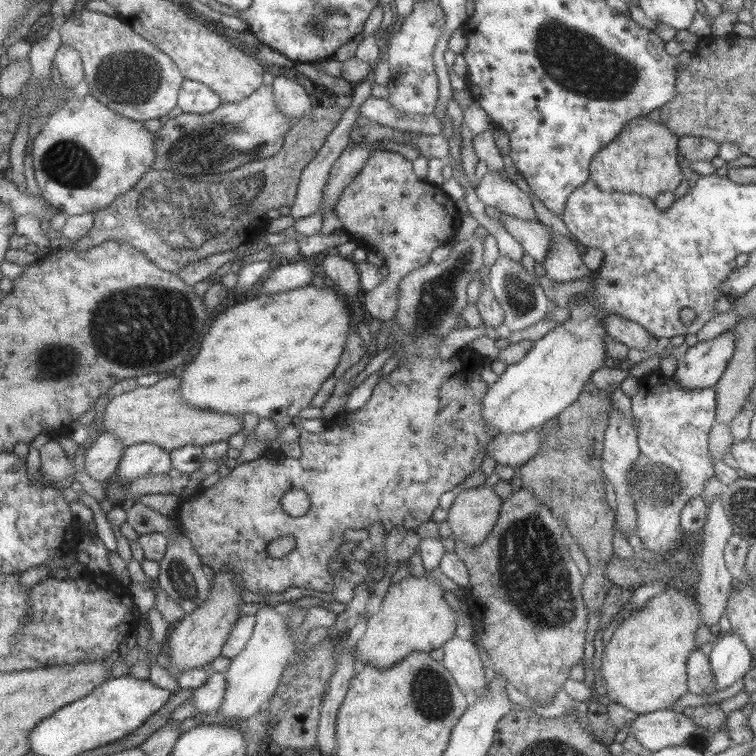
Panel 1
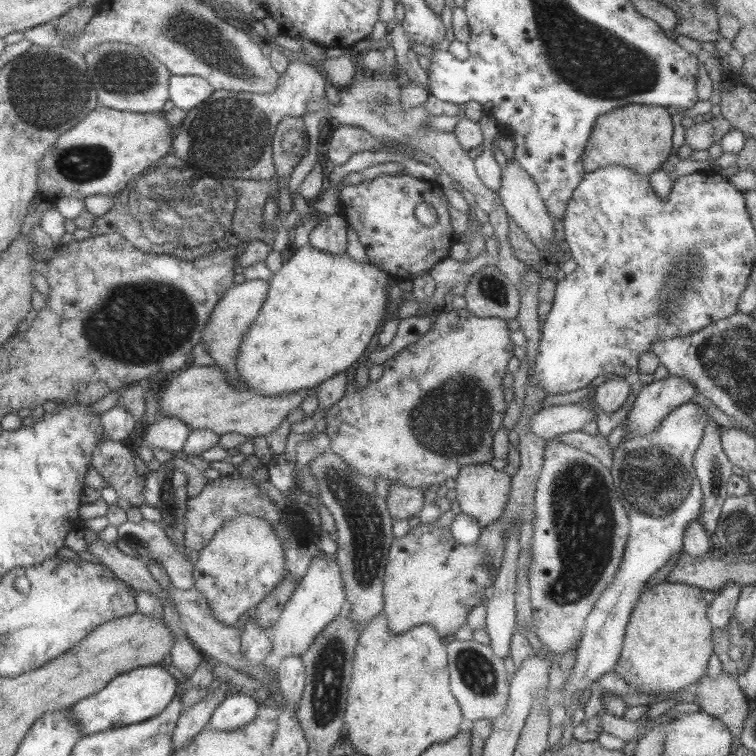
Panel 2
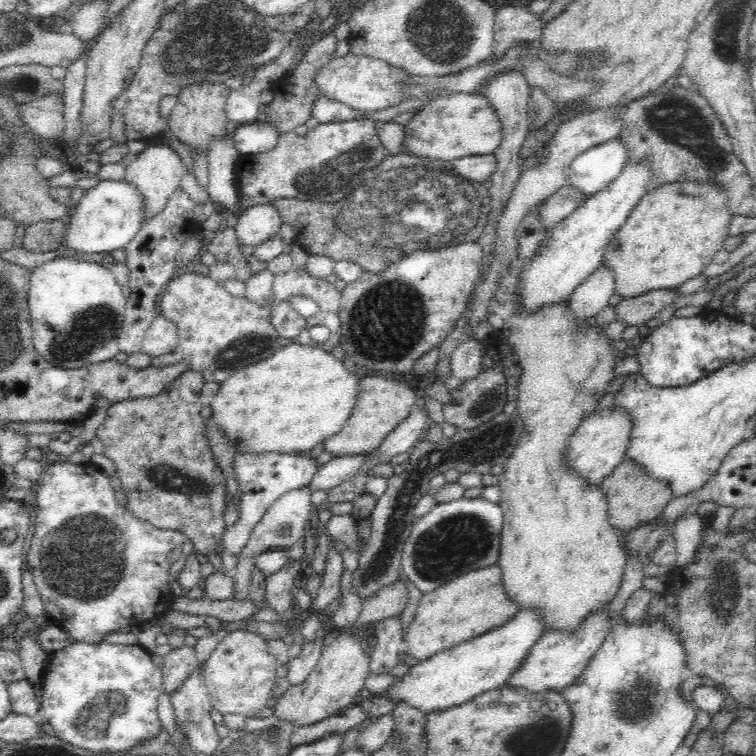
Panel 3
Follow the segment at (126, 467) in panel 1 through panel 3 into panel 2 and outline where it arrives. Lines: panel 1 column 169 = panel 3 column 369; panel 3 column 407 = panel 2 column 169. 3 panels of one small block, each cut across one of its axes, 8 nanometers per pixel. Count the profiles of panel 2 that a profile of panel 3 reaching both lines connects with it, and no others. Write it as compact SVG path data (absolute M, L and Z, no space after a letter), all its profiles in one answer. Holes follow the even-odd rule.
M160 416L147 428L144 442L149 447L158 450L167 450L176 455L181 455L184 443L192 428L184 424L180 418L172 416Z

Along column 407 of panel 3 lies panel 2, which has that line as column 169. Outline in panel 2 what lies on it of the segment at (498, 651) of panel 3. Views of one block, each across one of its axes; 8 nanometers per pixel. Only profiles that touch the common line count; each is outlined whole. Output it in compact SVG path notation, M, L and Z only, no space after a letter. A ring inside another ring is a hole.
M162 664L136 668L116 676L103 690L76 702L71 714L76 727L82 735L94 735L98 732L138 724L153 716L160 715L177 696L177 680L163 668Z

